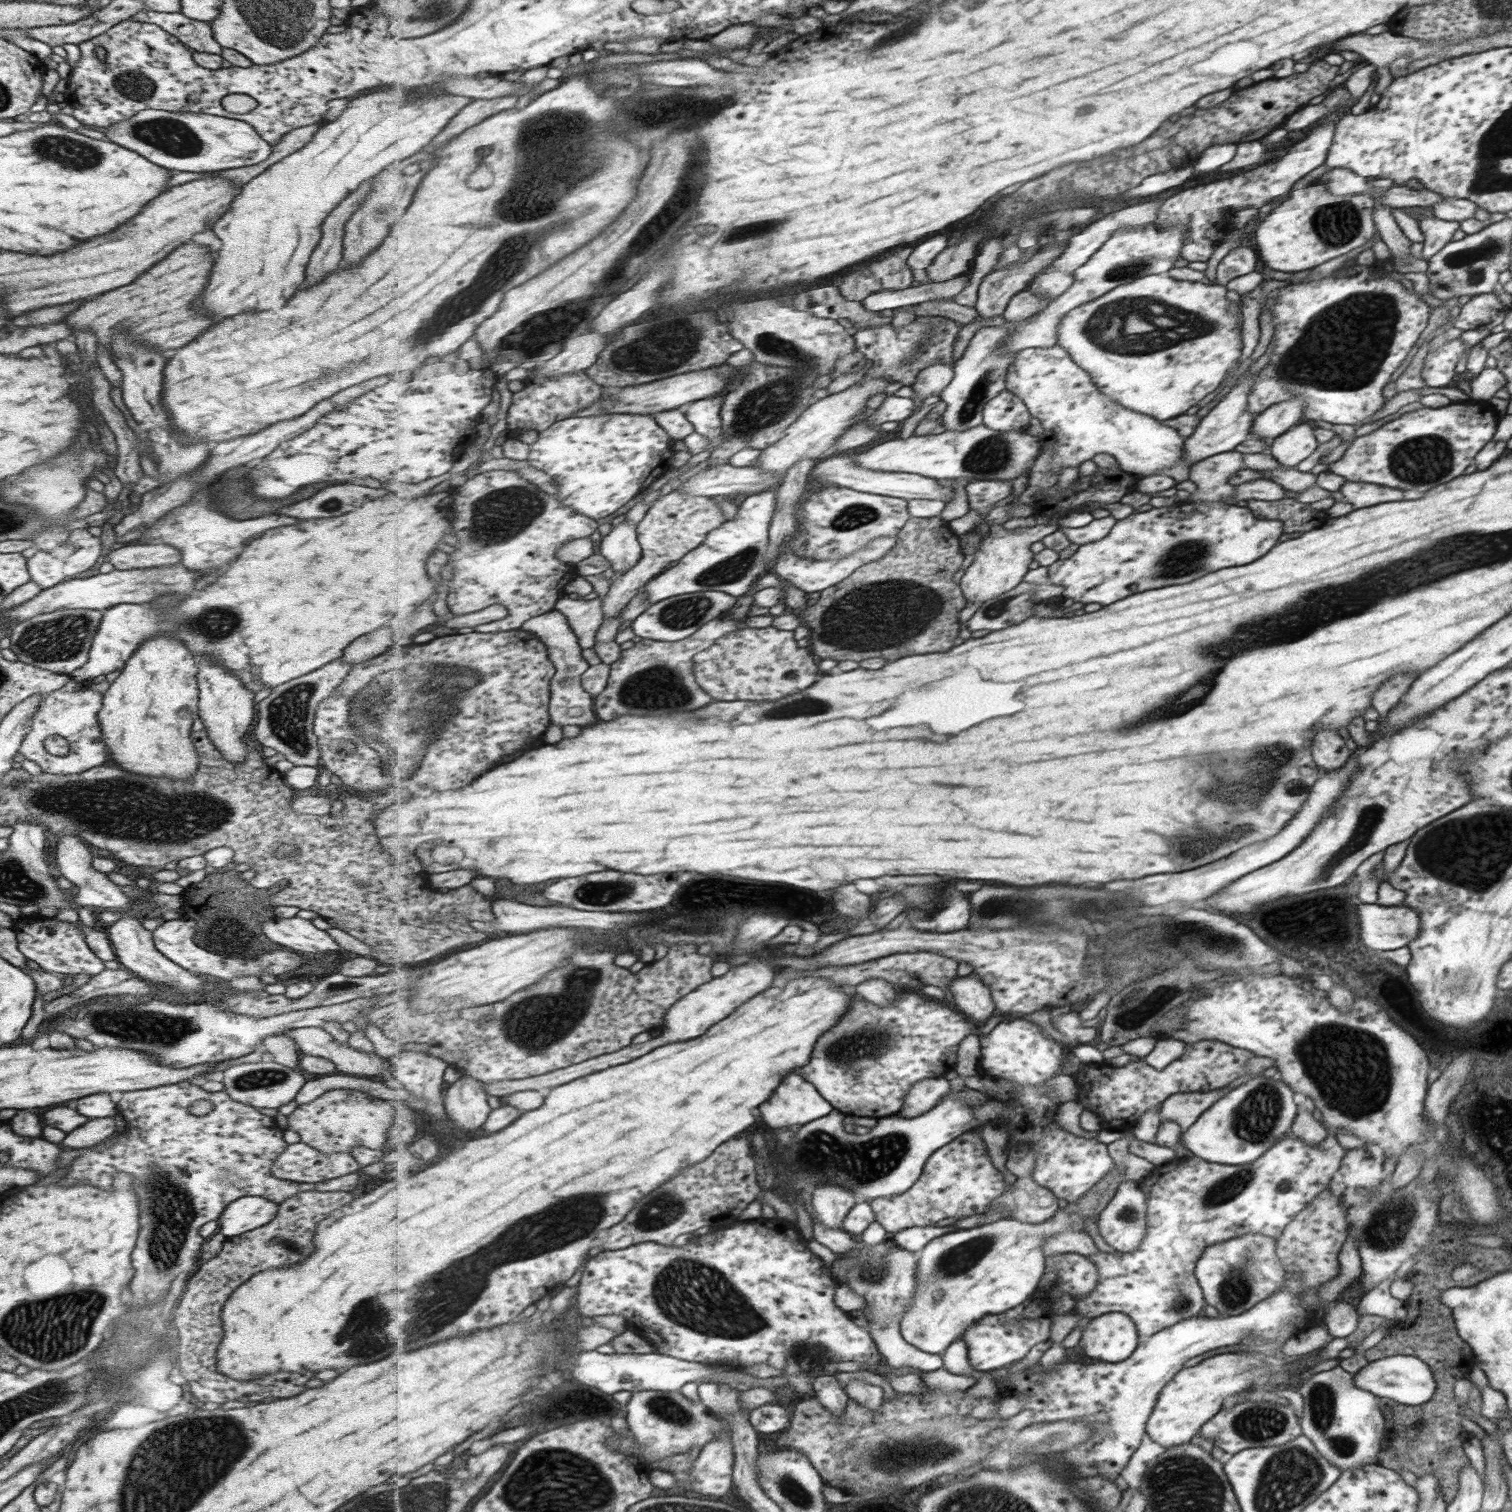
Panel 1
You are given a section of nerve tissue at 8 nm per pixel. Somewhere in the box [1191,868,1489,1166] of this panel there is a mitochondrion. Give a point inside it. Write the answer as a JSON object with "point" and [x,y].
{"point":[1350,1068]}

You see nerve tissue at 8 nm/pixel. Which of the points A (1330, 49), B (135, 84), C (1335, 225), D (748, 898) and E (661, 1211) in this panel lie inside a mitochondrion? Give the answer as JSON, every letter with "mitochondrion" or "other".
{"A":"other","B":"mitochondrion","C":"mitochondrion","D":"other","E":"mitochondrion"}

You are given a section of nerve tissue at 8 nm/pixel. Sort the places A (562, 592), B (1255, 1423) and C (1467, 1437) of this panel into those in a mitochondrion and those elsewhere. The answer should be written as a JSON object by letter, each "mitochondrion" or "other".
{"A":"other","B":"mitochondrion","C":"other"}

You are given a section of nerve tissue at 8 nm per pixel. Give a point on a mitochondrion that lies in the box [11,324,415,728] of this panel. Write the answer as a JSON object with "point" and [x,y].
{"point":[62,638]}

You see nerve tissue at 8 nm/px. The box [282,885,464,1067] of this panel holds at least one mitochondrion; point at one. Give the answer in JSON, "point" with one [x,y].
{"point":[339,987]}

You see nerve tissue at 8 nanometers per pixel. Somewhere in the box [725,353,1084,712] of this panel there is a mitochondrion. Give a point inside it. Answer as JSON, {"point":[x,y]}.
{"point":[919,605]}

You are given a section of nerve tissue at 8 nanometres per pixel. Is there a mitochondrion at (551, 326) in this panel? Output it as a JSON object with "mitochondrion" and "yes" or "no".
{"mitochondrion":"yes"}

